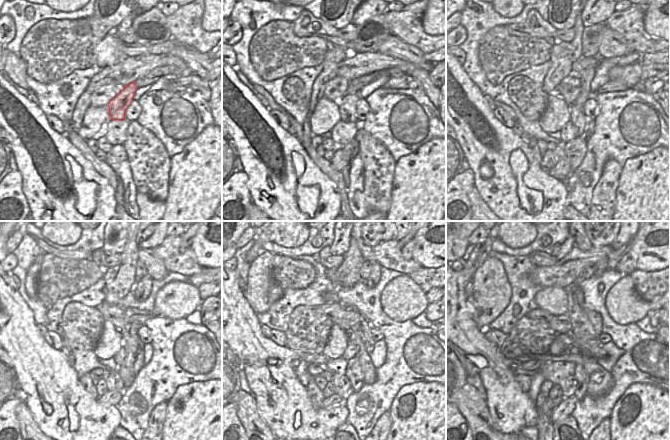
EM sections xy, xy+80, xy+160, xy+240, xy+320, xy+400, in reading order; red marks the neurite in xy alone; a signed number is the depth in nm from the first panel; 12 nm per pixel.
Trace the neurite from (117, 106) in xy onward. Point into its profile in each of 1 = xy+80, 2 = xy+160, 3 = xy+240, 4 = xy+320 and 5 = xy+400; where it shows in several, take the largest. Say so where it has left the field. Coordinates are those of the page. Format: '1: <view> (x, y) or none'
1: xy+80 (347, 104)
2: xy+160 (580, 120)
3: xy+240 (127, 370)
4: xy+320 (353, 372)
5: xy+400 (579, 376)

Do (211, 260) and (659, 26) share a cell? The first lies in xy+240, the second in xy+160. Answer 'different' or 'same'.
same

